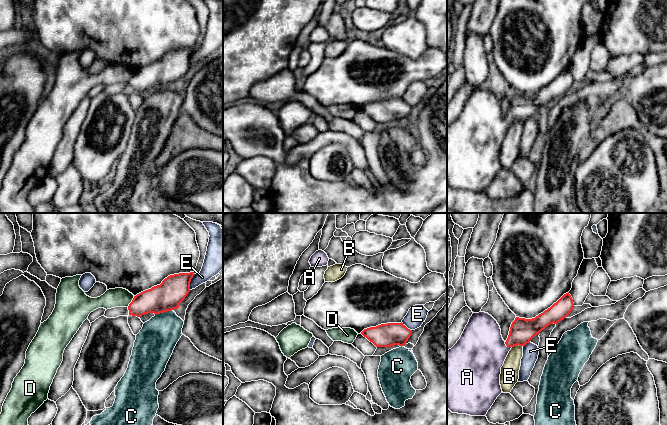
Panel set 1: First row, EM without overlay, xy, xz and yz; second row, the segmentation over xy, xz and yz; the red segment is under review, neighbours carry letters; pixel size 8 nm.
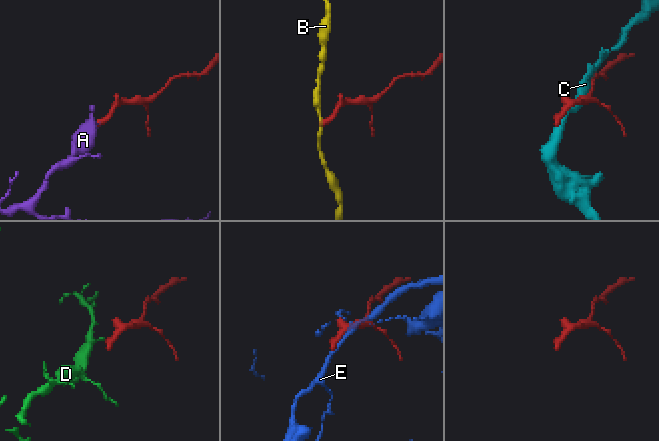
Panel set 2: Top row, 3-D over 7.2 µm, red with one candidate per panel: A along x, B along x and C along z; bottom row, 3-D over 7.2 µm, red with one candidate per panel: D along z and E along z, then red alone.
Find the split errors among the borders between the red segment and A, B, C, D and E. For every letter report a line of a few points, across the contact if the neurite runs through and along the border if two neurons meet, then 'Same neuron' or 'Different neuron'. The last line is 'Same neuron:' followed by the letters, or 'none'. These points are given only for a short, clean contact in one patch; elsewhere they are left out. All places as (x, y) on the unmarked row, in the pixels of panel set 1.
A: Line: yz (522, 106), (507, 122), (479, 130). Same neuron
B: Line: yz (523, 122), (516, 121), (512, 123). Different neuron
C: Different neuron
D: Line: xy (134, 72), (127, 82). Different neuron
E: Different neuron
Same neuron: A

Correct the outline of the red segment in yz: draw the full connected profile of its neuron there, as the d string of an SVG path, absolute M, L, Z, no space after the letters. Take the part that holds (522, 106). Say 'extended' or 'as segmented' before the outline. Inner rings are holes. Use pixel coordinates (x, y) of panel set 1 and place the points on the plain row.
extended; M564 70L550 84L535 94L516 93L506 117L503 116L497 97L488 89L473 89L460 115L447 127L447 184L452 189L486 192L497 173L502 169L501 143L514 122L525 122L550 100L566 94L574 84L571 71Z

